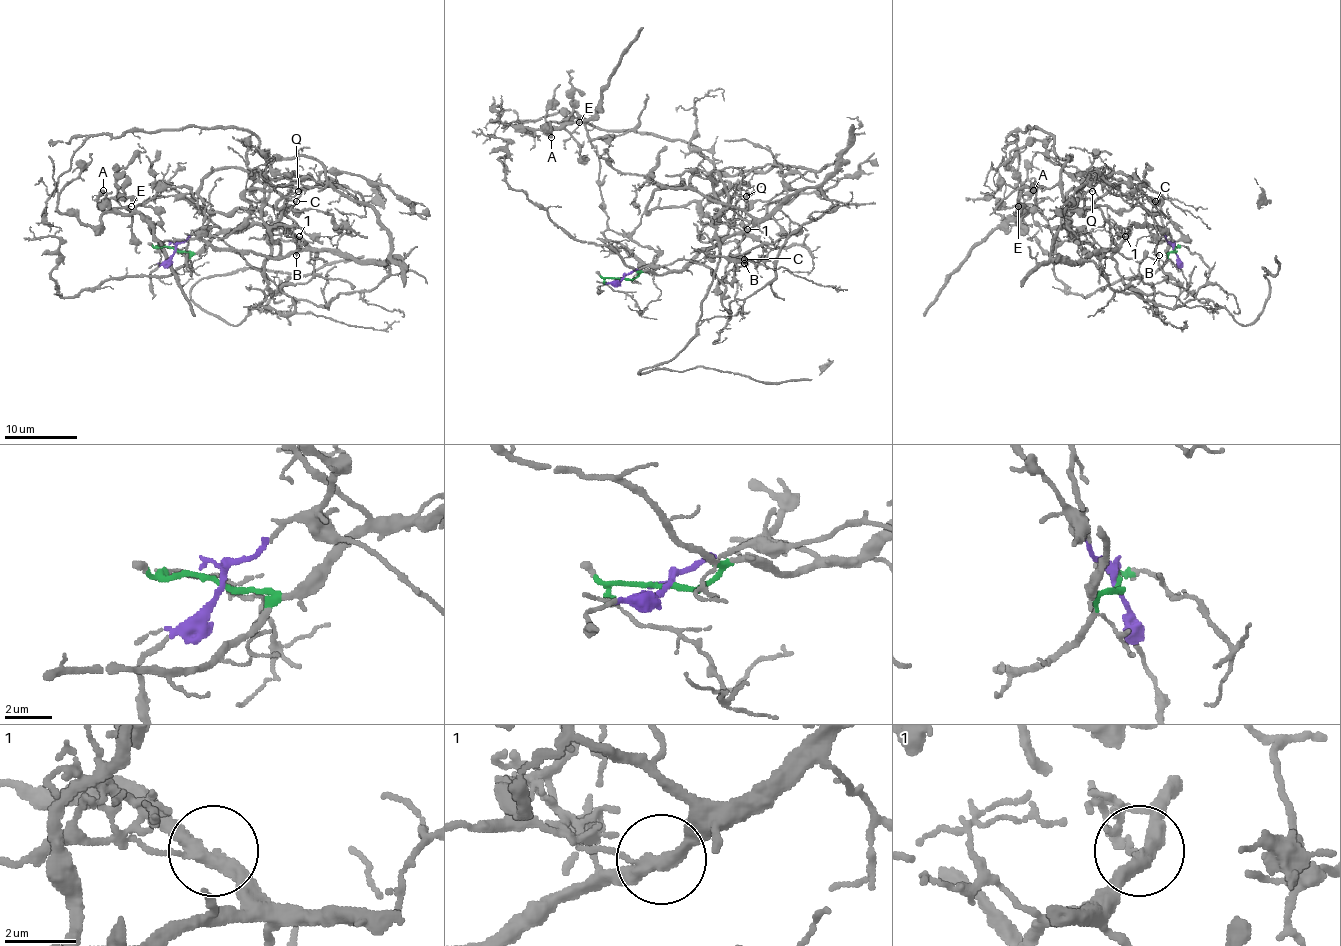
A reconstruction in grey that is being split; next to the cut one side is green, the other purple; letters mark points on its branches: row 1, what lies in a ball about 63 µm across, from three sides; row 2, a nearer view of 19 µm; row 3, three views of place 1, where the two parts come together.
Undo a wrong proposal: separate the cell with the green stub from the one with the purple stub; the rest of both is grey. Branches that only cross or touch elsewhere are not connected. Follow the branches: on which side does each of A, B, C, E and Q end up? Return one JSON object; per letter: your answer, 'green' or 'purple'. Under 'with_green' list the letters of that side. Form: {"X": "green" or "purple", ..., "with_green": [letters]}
{"A": "green", "B": "purple", "C": "purple", "E": "green", "Q": "purple", "with_green": ["A", "E"]}

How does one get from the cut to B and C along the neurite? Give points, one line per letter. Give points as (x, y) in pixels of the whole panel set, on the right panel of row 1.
B: (1174, 250), (1099, 168), (1128, 203), (1163, 214), (1181, 234), (1163, 241), (1159, 256)
C: (1174, 250), (1143, 206), (1110, 190), (1103, 168), (1088, 174), (1101, 179), (1134, 175), (1159, 195), (1155, 201)

